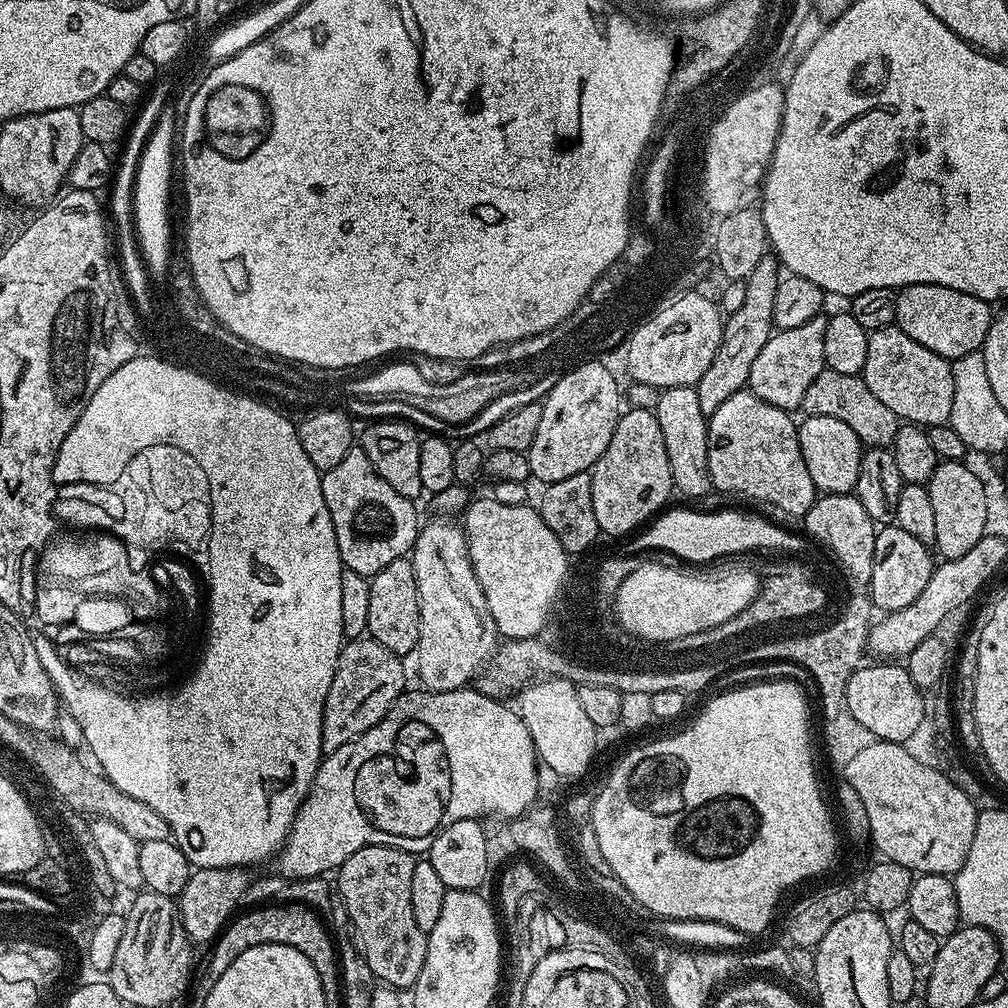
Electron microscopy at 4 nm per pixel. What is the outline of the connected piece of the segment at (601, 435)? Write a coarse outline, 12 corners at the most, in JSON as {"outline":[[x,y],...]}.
{"outline":[[604,367],[559,378],[526,454],[547,486],[596,465],[622,415]]}

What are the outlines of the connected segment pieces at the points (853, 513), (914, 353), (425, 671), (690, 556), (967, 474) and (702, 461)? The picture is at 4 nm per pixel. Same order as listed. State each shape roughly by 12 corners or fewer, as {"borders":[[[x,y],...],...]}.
{"borders":[[[820,494],[804,528],[859,579],[878,525],[854,494]],[[895,324],[868,333],[866,386],[901,421],[947,424],[954,374]],[[463,527],[410,553],[414,659],[429,692],[469,687],[498,647]],[[742,510],[663,511],[624,543],[690,562],[803,540]],[[940,460],[928,479],[934,545],[962,558],[985,535],[981,477]],[[695,387],[663,389],[662,426],[675,491],[711,493],[708,417]]]}

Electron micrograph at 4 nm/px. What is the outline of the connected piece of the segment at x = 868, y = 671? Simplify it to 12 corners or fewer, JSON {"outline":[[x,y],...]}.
{"outline":[[865,663],[845,706],[876,740],[904,744],[926,719],[903,663]]}

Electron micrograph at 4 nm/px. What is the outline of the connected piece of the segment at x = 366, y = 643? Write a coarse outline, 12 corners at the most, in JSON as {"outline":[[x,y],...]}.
{"outline":[[352,638],[326,694],[325,753],[370,730],[404,695],[404,663]]}

